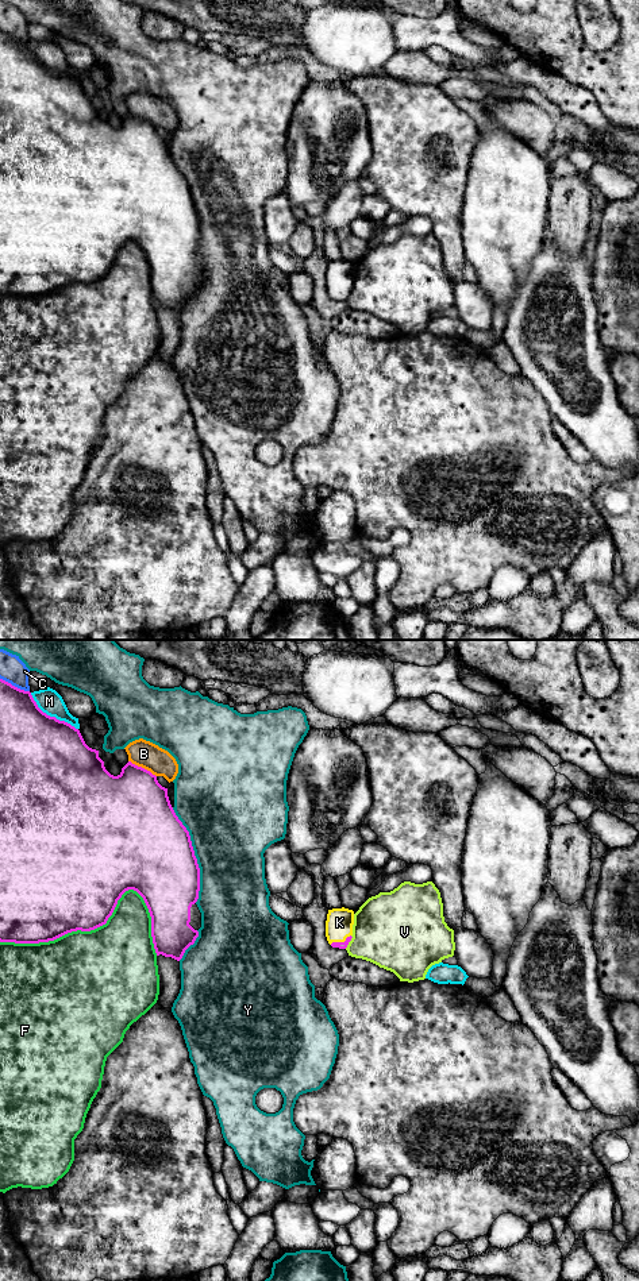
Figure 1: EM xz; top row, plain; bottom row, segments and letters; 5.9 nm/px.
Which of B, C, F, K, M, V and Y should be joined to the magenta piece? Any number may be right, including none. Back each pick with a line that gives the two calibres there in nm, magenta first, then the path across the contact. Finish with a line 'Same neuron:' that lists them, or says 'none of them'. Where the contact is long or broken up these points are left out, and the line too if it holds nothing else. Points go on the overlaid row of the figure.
K: 50/160 nm | across xz (342, 945), (339, 942), (339, 922)
Same neuron: K

